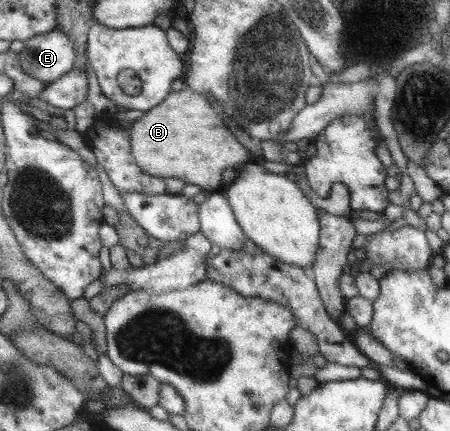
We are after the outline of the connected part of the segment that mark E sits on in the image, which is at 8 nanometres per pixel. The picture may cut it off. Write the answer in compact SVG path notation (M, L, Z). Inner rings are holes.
M55 27L52 31L45 34L40 34L31 37L31 39L25 40L25 47L17 55L17 61L19 61L19 67L31 75L33 79L39 79L39 81L52 82L55 79L68 73L75 61L75 49L73 49L73 41L63 33L58 31L59 28Z

